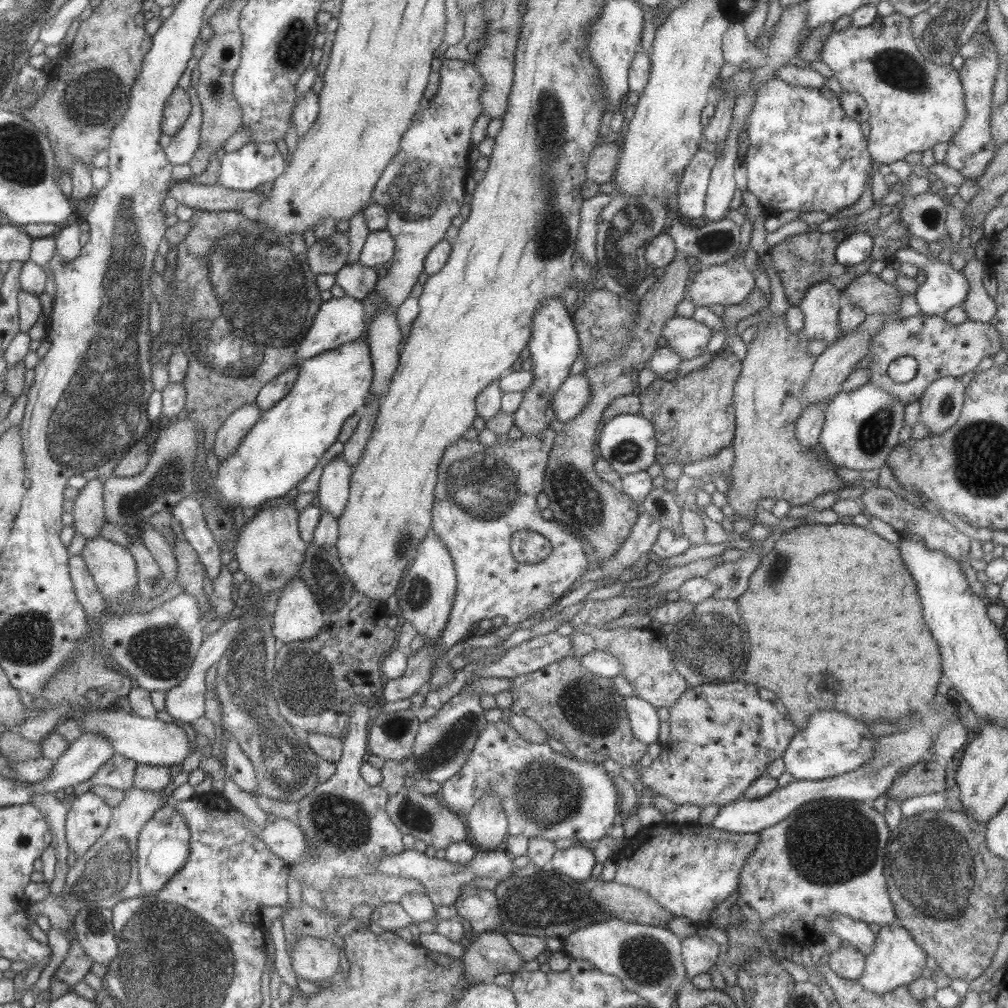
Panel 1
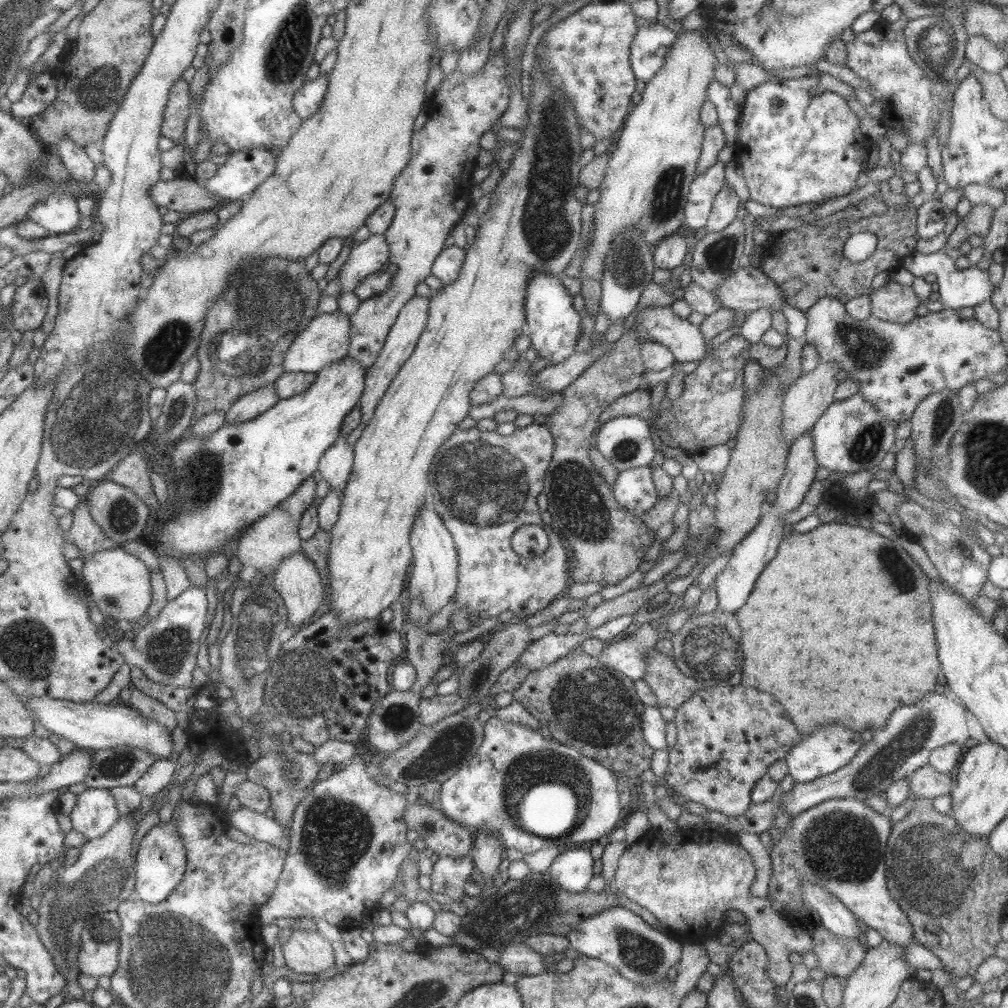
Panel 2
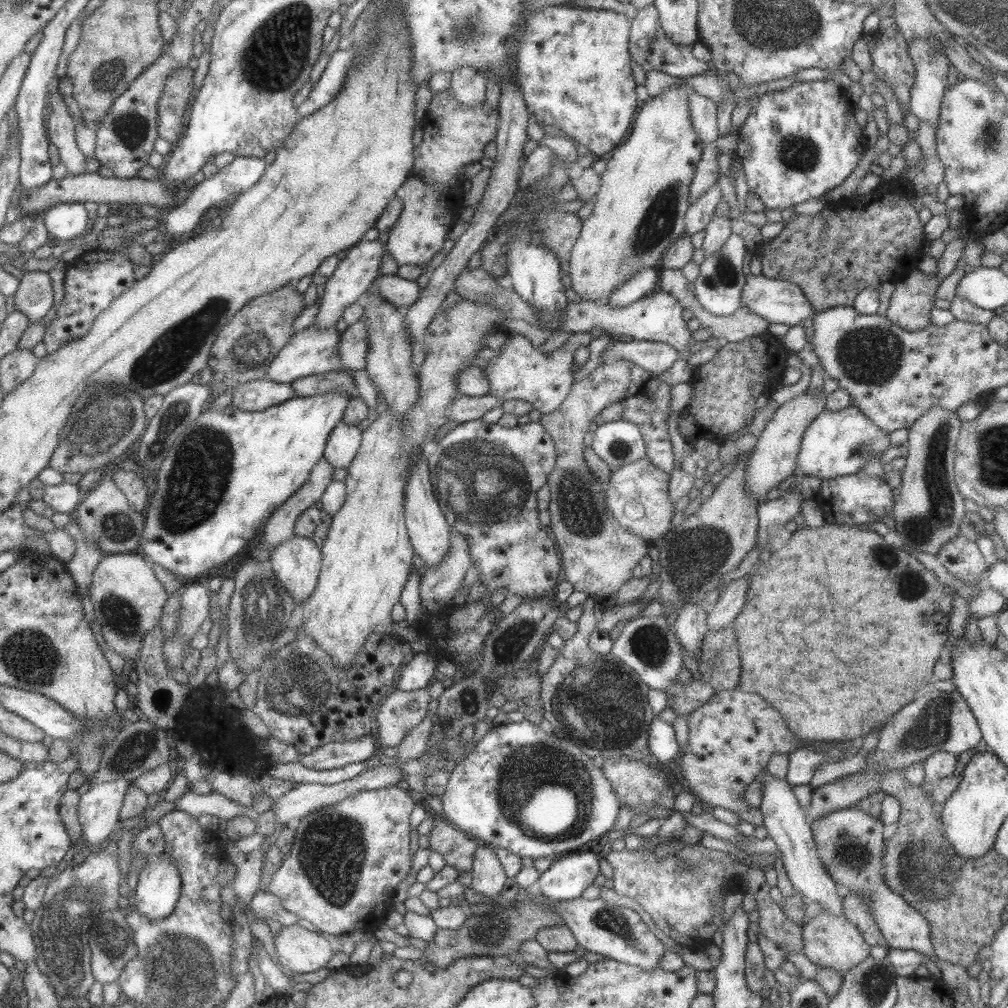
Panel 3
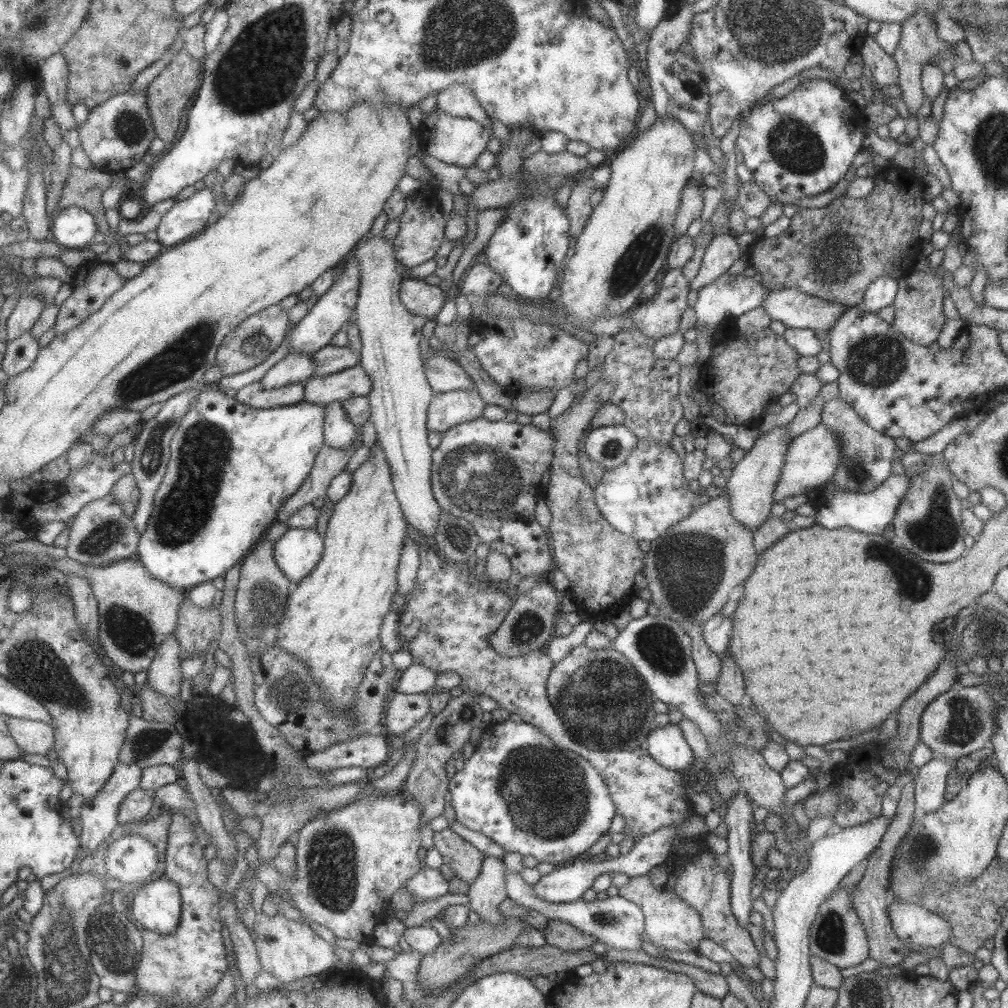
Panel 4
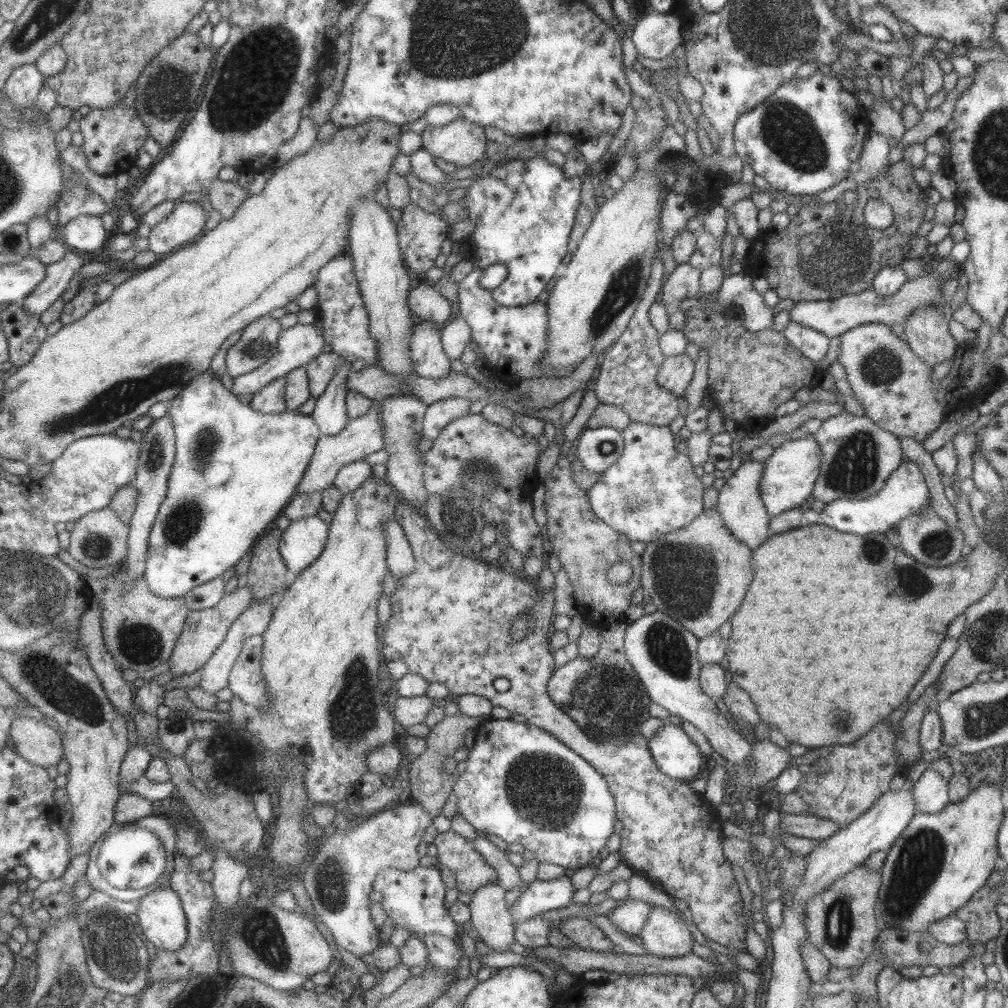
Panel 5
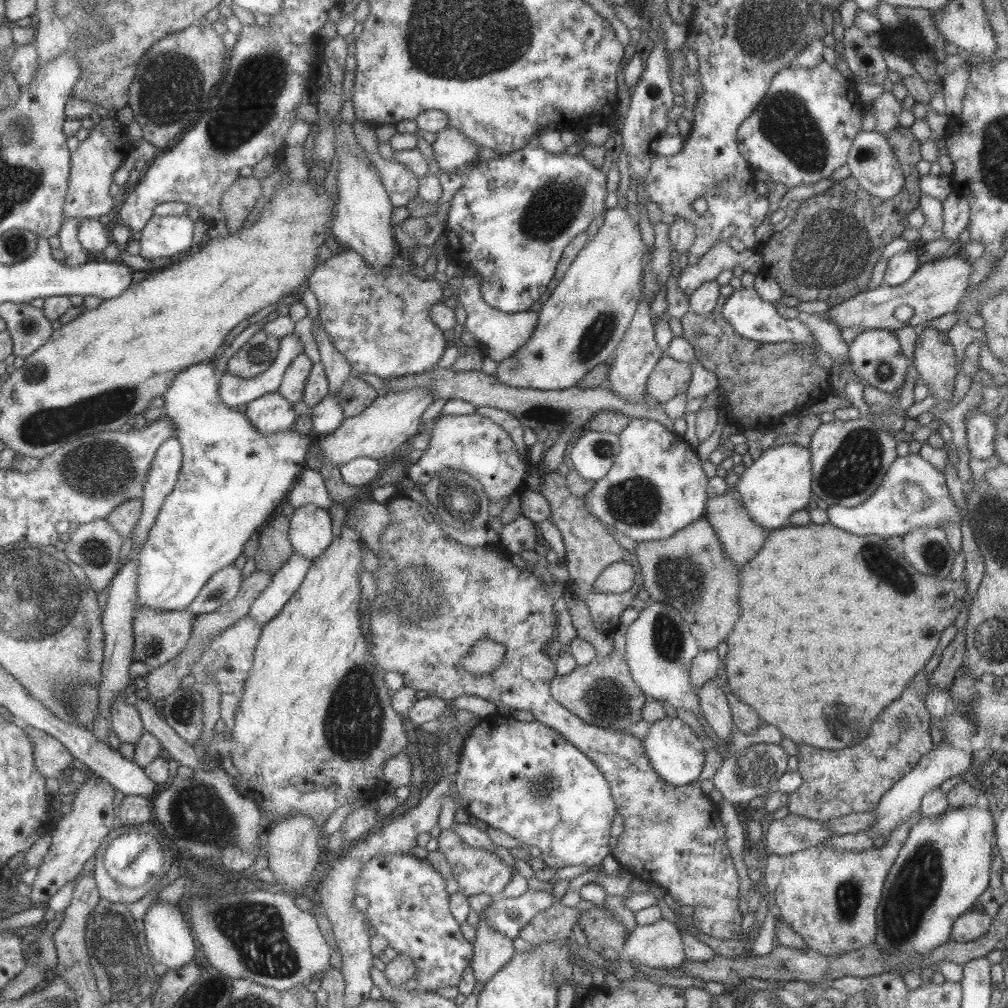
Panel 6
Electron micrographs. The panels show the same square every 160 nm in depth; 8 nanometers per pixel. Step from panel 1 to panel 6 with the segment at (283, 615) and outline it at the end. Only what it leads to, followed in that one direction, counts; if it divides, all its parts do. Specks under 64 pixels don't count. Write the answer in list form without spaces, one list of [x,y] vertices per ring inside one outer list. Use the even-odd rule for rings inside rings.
[[[311,504],[295,509],[286,535],[293,552],[309,561],[317,558],[334,537],[327,510]]]

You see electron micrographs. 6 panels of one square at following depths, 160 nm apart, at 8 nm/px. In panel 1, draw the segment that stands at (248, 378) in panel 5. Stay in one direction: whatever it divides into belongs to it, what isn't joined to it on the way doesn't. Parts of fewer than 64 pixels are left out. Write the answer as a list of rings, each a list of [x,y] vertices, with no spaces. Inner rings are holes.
[[[386,230],[371,231],[361,247],[357,261],[363,266],[373,268],[392,260],[394,250],[394,240]]]

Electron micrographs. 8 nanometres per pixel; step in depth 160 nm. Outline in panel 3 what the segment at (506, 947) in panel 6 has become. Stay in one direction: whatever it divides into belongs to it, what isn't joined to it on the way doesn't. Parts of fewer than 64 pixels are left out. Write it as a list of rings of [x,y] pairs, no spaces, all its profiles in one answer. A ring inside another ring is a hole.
[[[479,843],[475,849],[470,871],[472,874],[470,887],[475,892],[483,896],[499,896],[497,894],[506,877],[495,852],[492,852],[486,844]]]

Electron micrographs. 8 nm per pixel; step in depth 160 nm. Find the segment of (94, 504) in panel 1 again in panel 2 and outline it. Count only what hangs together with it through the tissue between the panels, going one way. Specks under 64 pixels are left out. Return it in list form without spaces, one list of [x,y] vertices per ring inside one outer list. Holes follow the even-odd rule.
[[[84,498],[72,510],[72,516],[69,530],[61,531],[61,534],[63,540],[72,542],[80,550],[81,560],[93,552],[117,546],[100,531],[99,525],[91,518]]]

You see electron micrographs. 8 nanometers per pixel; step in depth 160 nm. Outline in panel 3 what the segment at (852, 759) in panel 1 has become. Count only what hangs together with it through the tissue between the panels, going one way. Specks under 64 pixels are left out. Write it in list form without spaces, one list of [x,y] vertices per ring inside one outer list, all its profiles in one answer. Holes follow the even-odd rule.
[[[833,746],[828,751],[815,751],[806,747],[799,747],[788,755],[788,769],[786,781],[790,785],[809,784],[815,770],[823,762],[838,762],[844,758],[841,749],[845,746]]]

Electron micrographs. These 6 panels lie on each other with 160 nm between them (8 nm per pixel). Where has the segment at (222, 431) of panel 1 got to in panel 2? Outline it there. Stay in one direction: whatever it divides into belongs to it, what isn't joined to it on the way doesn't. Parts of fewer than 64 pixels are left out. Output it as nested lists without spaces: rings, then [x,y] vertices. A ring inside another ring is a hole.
[[[268,384],[253,392],[248,392],[236,400],[224,414],[224,422],[227,425],[233,425],[249,420],[263,414],[277,401],[278,398],[274,391],[274,384]]]

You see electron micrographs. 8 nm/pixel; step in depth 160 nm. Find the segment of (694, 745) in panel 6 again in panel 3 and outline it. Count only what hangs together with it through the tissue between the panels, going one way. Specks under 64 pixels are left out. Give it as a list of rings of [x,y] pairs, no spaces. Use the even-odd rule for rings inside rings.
[[[658,716],[653,717],[648,726],[648,750],[659,764],[673,760],[680,749],[672,725]]]

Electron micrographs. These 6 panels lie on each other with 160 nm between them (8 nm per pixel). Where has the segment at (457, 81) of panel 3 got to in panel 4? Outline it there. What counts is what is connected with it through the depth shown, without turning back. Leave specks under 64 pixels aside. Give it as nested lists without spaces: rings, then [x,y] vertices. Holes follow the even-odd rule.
[[[461,84],[447,86],[436,94],[435,100],[437,100],[436,108],[441,109],[444,113],[474,120],[491,129],[490,118],[467,86],[461,86]]]

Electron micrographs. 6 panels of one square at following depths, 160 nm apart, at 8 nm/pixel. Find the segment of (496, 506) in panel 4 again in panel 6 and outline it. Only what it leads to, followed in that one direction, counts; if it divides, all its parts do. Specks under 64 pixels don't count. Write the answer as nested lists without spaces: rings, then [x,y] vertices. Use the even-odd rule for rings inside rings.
[[[476,412],[464,415],[440,415],[433,420],[431,429],[428,430],[429,443],[424,449],[421,457],[415,464],[411,464],[407,468],[407,475],[411,481],[421,486],[429,479],[439,475],[441,469],[453,469],[455,471],[463,471],[477,479],[483,486],[483,491],[487,494],[489,503],[508,503],[513,493],[520,496],[524,490],[525,478],[527,475],[527,466],[521,462],[521,456],[517,454],[515,443],[495,422],[485,418]],[[523,516],[510,521],[501,529],[499,538],[500,545],[505,548],[509,554],[518,553],[521,550],[533,551],[535,546],[535,530],[532,521]]]

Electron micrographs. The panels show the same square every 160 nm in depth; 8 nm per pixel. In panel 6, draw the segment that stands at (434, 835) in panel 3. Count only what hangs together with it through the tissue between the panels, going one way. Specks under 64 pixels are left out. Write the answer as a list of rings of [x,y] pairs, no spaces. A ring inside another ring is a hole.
[[[453,829],[442,830],[436,837],[438,842],[437,851],[445,855],[446,861],[452,870],[452,877],[457,881],[458,891],[465,896],[474,894],[488,894],[499,897],[503,887],[509,882],[513,871],[509,865],[505,865],[497,855],[483,850],[471,848],[465,844]]]

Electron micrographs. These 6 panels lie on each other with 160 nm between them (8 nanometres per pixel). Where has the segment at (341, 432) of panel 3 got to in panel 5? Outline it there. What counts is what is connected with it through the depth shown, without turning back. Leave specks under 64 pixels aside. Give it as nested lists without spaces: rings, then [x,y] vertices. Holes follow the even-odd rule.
[[[344,362],[333,378],[328,382],[325,390],[317,397],[311,416],[319,429],[320,435],[334,436],[347,425],[344,380],[349,372],[350,363]]]

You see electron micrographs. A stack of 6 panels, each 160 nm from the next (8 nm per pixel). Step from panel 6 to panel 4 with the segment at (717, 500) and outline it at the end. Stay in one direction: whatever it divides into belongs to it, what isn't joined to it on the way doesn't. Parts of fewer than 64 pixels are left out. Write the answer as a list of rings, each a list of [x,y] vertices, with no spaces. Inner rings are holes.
[[[777,426],[760,435],[752,448],[736,463],[731,470],[731,476],[726,480],[724,490],[727,492],[729,510],[733,518],[751,532],[770,517],[771,506],[774,504],[773,491],[783,469],[789,442],[785,426]]]

